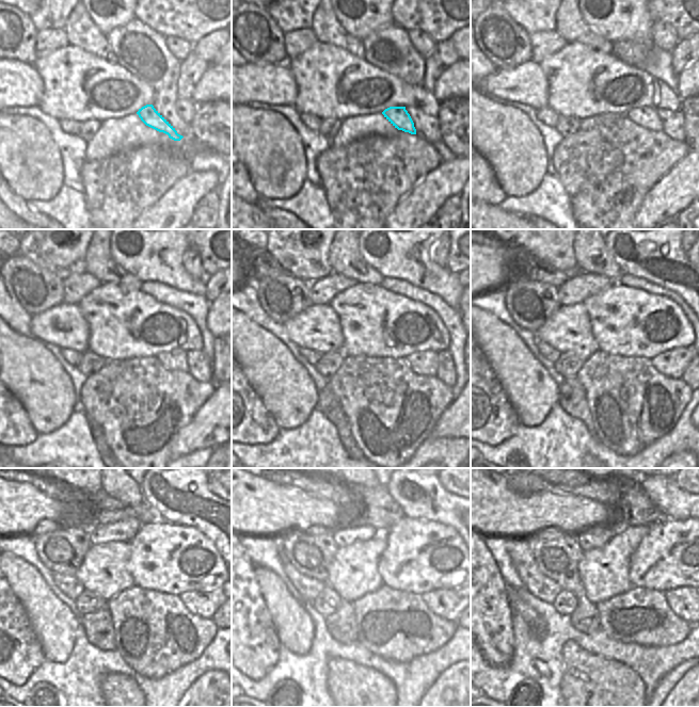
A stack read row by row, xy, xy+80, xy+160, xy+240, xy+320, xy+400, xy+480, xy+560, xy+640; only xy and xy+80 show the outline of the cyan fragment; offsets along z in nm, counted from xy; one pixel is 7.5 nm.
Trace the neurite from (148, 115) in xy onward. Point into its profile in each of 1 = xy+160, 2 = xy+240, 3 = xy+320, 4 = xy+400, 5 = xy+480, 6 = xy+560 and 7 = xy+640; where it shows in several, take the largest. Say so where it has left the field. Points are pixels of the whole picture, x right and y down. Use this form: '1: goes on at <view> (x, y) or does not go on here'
1: goes on at xy+160 (645, 116)
2: goes on at xy+240 (174, 359)
3: goes on at xy+320 (425, 363)
4: goes on at xy+400 (671, 364)
5: goes on at xy+480 (202, 603)
6: goes on at xy+560 (448, 604)
7: goes on at xy+640 (687, 603)

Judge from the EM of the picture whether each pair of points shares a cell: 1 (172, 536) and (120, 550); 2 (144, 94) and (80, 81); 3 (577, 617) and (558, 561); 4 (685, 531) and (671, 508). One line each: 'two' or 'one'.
1: two
2: one
3: one
4: two

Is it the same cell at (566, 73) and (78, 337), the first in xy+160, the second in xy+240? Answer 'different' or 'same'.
different

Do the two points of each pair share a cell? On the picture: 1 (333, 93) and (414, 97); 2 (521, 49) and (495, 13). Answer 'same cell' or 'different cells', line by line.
1: same cell
2: same cell

